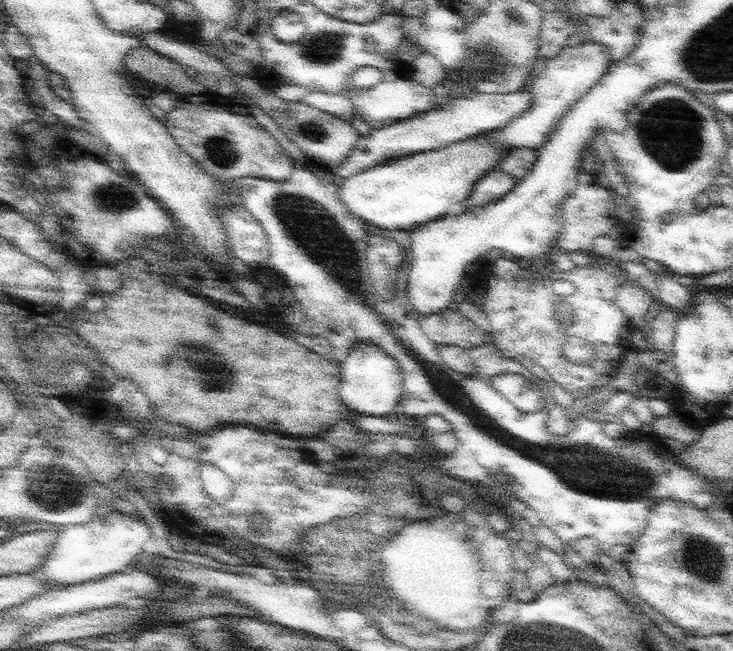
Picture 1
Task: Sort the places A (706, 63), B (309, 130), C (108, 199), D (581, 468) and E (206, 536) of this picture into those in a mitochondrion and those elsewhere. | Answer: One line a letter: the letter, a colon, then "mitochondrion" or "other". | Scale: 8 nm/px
A: mitochondrion
B: mitochondrion
C: mitochondrion
D: mitochondrion
E: other

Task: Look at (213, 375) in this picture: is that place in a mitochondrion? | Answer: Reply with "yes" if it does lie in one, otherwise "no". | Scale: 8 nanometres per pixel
yes

